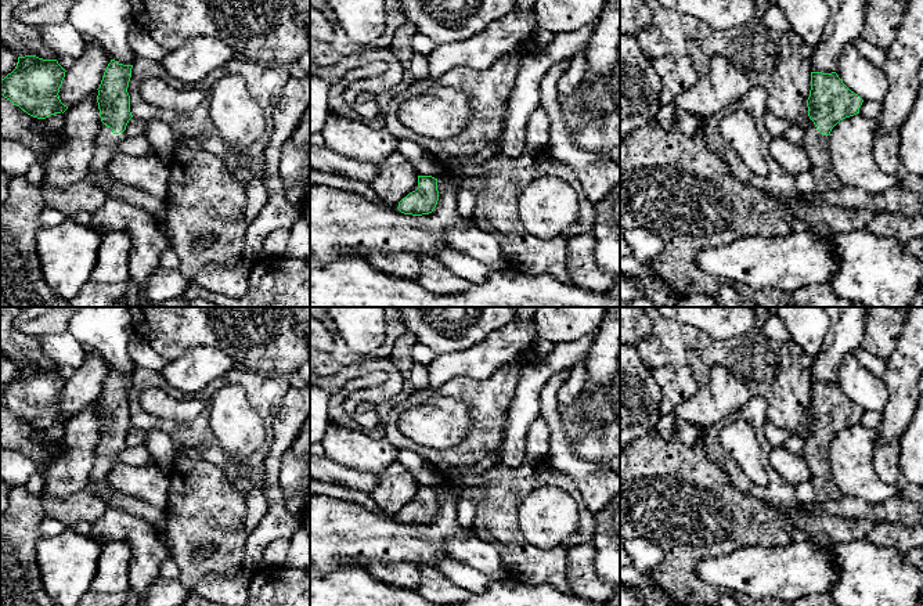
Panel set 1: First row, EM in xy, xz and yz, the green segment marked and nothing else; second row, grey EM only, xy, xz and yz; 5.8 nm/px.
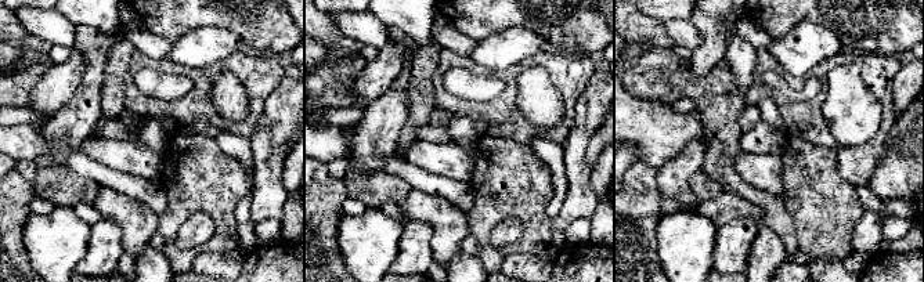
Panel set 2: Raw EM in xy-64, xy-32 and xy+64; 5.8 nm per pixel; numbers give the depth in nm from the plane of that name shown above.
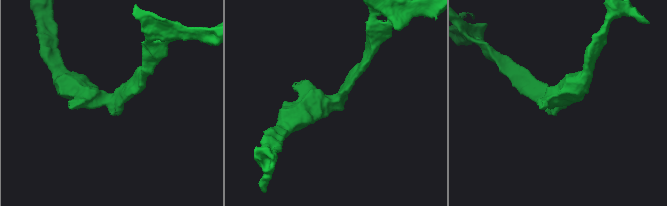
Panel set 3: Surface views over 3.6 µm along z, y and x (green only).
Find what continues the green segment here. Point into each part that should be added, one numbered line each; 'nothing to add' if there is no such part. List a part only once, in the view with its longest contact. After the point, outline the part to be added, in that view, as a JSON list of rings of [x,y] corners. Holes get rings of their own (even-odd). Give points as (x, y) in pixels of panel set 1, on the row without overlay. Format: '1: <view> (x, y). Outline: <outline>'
1: xy (107, 454). Outline: [[[101,432],[101,437],[94,451],[94,463],[89,480],[95,487],[97,494],[105,490],[108,484],[108,475],[112,468],[119,463],[119,454],[126,447],[126,441],[113,444],[111,437]]]

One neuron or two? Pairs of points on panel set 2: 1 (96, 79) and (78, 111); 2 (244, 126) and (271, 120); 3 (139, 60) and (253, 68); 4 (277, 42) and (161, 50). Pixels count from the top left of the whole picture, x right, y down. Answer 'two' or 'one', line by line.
1: one
2: two
3: one
4: two

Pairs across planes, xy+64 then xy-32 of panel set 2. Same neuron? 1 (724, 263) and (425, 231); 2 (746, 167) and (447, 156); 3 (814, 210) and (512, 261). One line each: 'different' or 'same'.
1: same
2: same
3: different

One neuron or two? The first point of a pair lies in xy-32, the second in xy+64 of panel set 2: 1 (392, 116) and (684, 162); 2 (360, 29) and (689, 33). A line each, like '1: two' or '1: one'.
1: one
2: one

